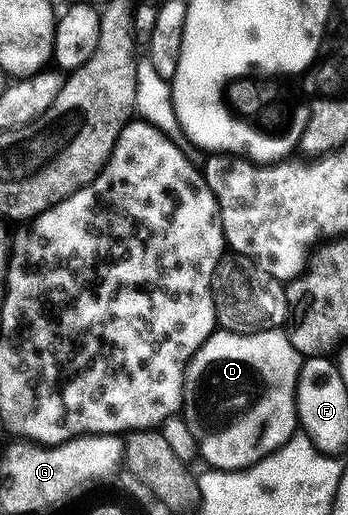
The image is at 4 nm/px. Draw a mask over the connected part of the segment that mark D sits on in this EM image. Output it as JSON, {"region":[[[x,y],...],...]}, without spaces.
{"region":[[[281,329],[259,331],[214,330],[193,355],[192,362],[201,370],[201,391],[205,394],[205,411],[221,422],[214,435],[203,439],[203,459],[219,471],[244,471],[263,457],[279,449],[298,430],[296,389],[303,357],[291,345],[288,334]]]}

